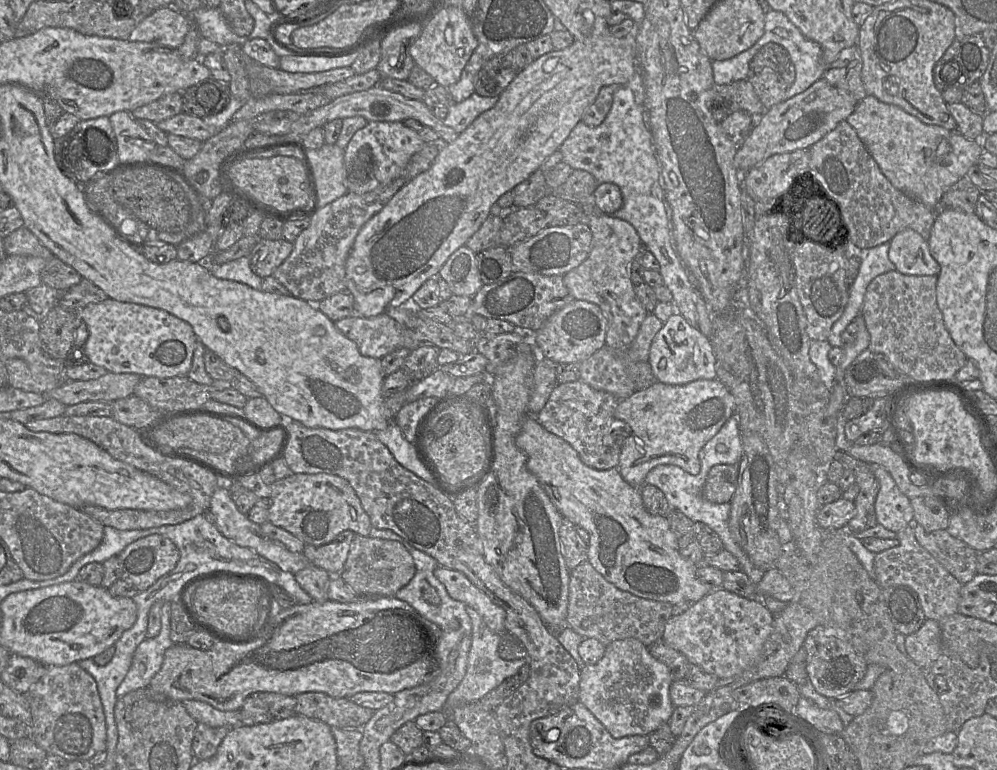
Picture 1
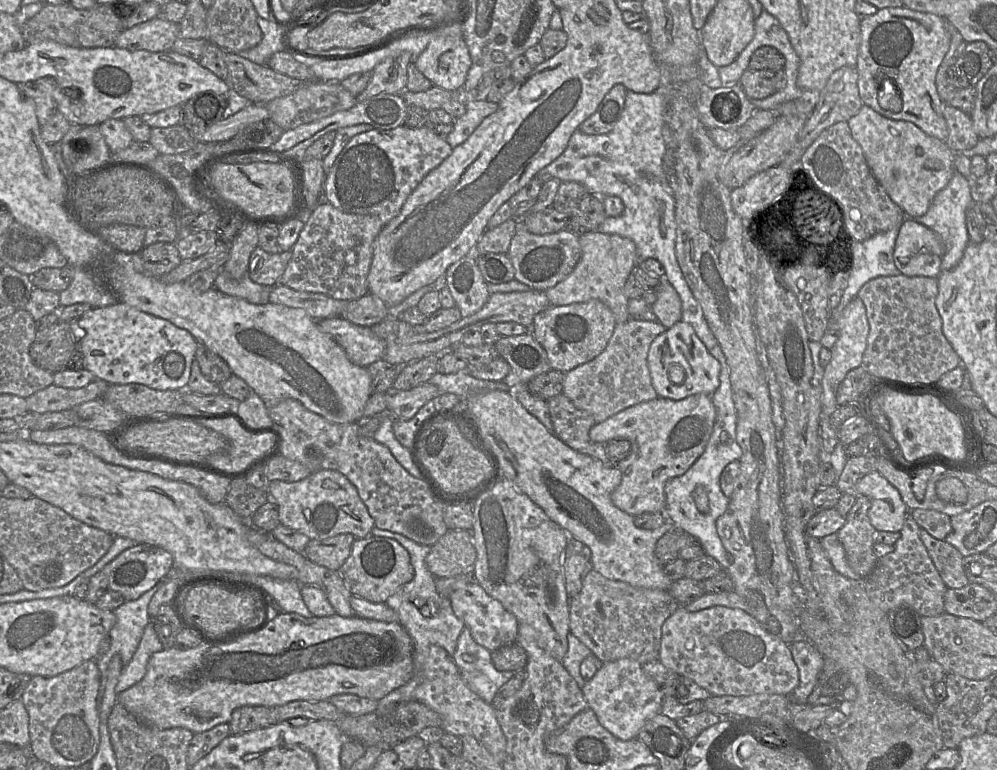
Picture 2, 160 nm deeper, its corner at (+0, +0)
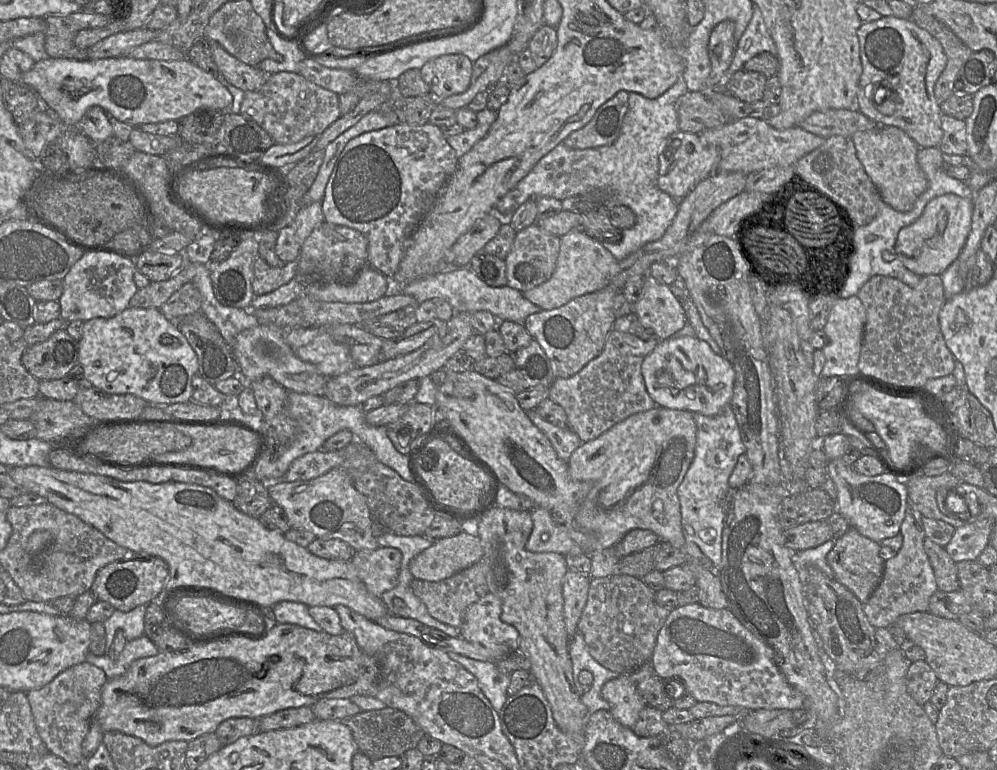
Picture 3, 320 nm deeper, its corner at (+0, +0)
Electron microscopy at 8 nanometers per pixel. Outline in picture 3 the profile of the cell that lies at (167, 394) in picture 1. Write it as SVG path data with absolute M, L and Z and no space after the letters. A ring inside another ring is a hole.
M94 386L80 387L72 401L93 419L139 417L143 409L149 405L133 394L109 394Z

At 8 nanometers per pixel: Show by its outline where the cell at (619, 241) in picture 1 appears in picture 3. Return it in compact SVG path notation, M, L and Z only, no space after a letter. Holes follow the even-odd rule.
M572 231L560 237L560 251L551 278L530 290L522 292L531 303L543 310L552 310L574 298L596 292L609 285L609 274L618 260L599 241L583 231Z

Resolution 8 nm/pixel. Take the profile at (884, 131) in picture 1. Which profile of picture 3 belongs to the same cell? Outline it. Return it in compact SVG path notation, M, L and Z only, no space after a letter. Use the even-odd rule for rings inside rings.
M877 126L872 130L858 131L852 135L856 154L884 203L899 212L910 211L917 198L928 188L928 180L917 163L918 145L900 128Z

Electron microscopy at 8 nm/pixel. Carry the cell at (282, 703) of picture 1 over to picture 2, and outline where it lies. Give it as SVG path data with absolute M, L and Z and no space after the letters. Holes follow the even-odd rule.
M242 706L233 711L229 725L231 735L239 735L277 723L275 707Z

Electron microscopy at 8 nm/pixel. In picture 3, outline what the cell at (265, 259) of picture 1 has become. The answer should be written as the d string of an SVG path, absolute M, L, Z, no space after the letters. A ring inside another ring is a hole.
M258 256L254 261L252 282L255 296L270 293L297 276L297 260L285 263L282 267L272 267Z

